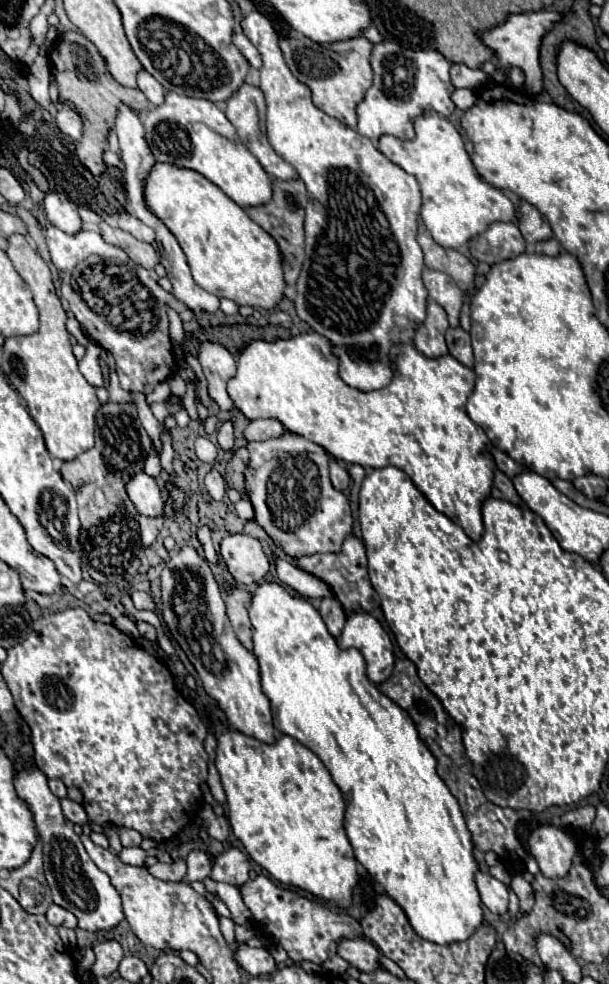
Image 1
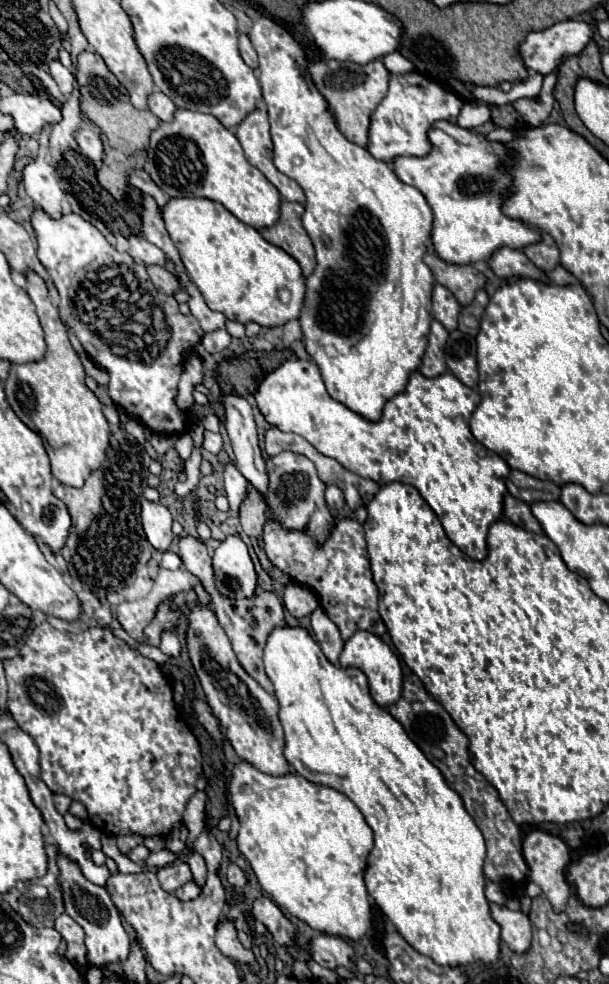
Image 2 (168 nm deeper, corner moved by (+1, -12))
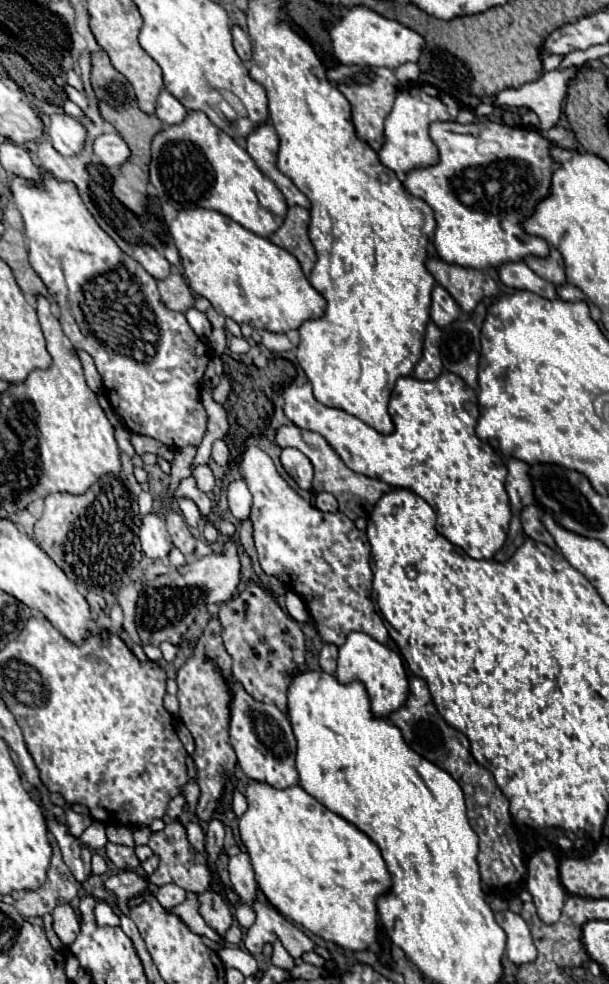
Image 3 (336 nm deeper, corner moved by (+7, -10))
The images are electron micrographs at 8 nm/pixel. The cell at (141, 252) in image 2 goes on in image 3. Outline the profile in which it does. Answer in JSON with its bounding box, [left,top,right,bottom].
[133,246,171,280]

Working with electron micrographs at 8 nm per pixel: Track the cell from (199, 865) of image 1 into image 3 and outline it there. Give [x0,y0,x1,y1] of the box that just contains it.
[157,884,187,908]

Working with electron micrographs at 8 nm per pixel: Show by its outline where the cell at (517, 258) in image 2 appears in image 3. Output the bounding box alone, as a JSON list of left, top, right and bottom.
[499,262,557,300]

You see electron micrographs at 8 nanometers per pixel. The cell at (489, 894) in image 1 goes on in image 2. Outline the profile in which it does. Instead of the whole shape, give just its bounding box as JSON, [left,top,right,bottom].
[491,902,531,952]

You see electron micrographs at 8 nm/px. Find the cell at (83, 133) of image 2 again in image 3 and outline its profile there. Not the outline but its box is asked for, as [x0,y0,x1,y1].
[93,134,131,168]

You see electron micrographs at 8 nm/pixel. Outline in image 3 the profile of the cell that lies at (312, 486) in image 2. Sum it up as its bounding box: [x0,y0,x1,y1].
[281,448,313,490]

